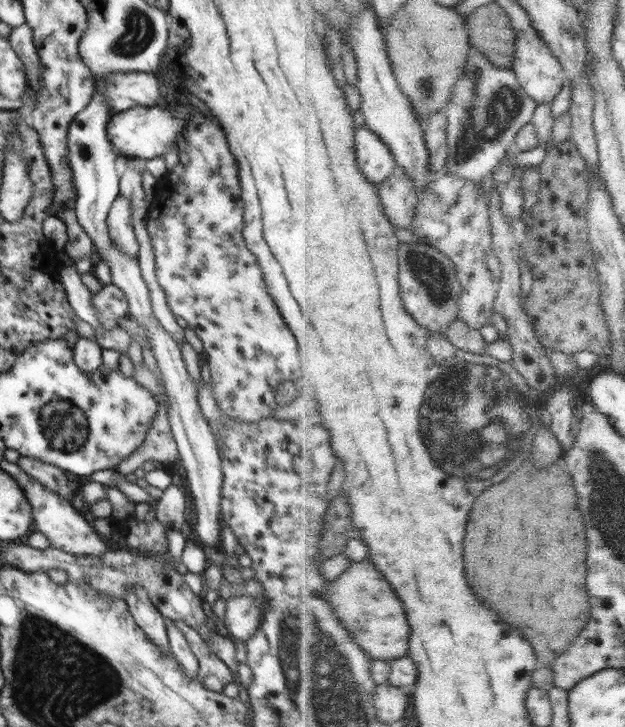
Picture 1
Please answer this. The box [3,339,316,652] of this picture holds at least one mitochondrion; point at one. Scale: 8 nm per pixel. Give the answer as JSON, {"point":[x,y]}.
{"point":[64,427]}

